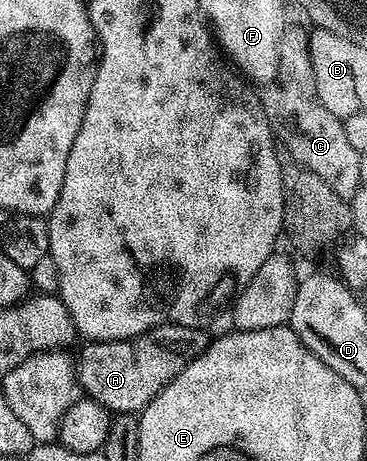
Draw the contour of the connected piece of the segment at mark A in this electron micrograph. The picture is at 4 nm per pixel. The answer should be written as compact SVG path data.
M163 324L130 340L85 343L80 360L78 356L75 361L74 375L87 399L96 400L113 414L139 414L195 356L208 347L210 336L204 331L203 327Z

